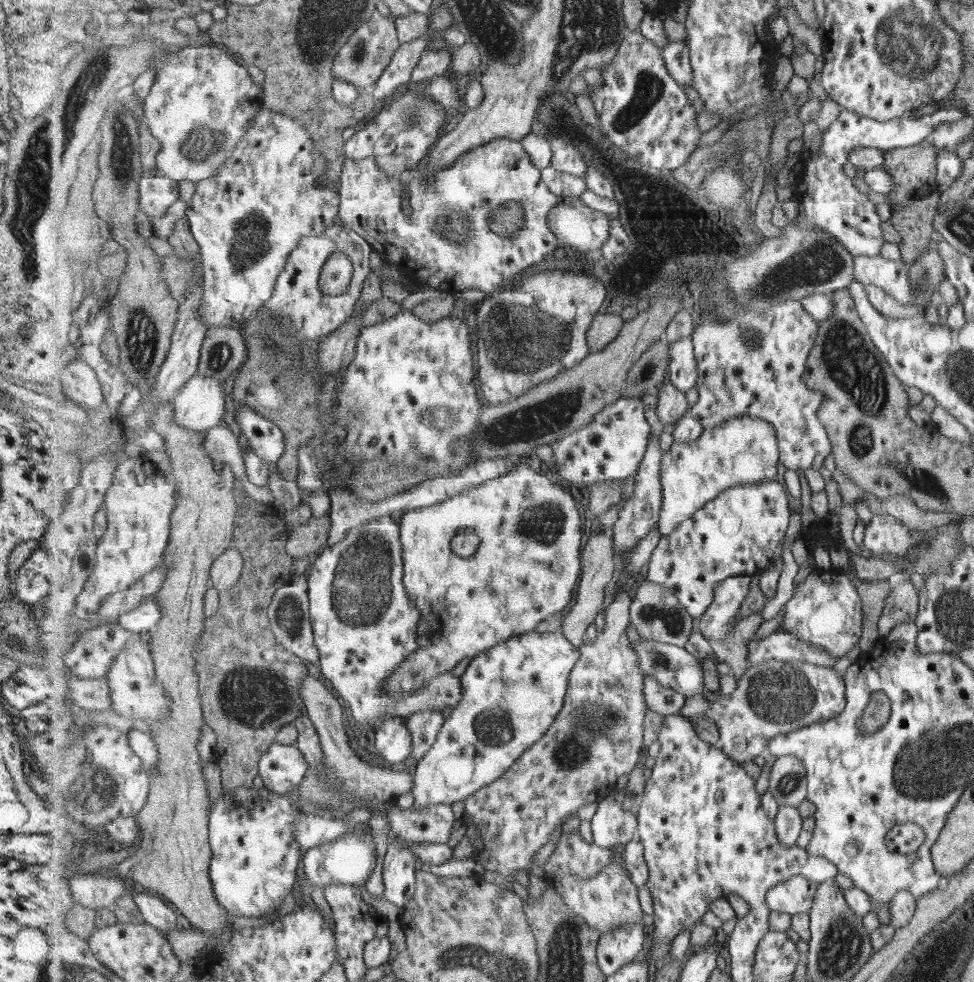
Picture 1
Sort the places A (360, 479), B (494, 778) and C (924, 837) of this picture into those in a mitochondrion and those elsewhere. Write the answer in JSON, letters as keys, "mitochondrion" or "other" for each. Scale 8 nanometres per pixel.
{"A":"other","B":"other","C":"other"}

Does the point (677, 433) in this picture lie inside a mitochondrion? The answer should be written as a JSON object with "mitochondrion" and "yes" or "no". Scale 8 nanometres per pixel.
{"mitochondrion":"no"}

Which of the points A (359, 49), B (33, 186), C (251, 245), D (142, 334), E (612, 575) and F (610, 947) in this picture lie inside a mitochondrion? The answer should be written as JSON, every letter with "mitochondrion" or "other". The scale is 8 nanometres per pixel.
{"A":"mitochondrion","B":"mitochondrion","C":"mitochondrion","D":"mitochondrion","E":"other","F":"other"}

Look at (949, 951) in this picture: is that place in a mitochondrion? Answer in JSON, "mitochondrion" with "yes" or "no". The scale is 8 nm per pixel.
{"mitochondrion":"no"}

